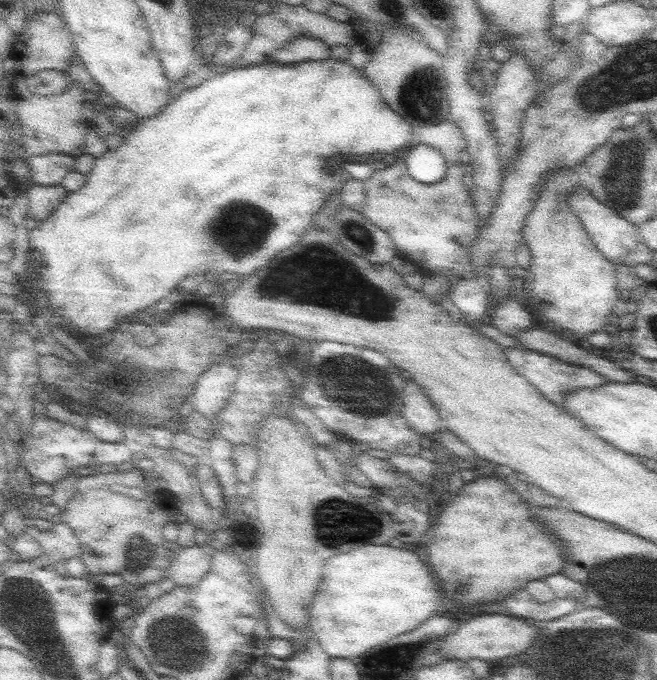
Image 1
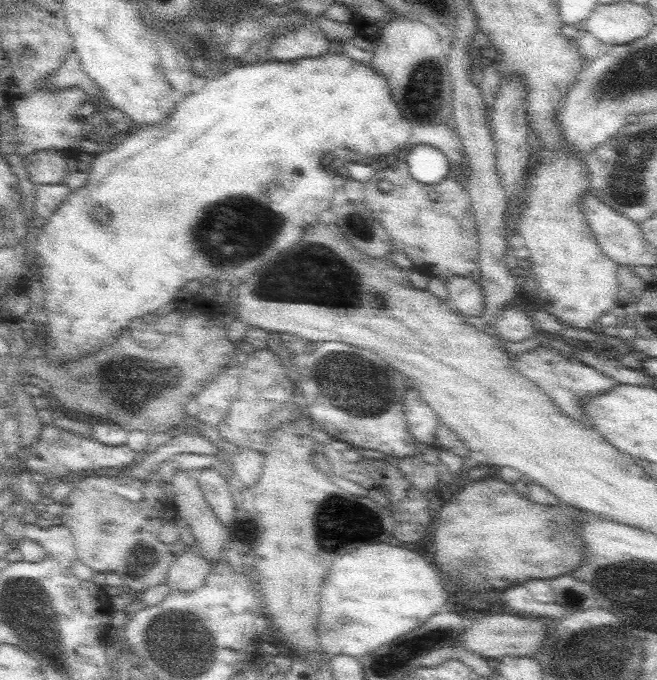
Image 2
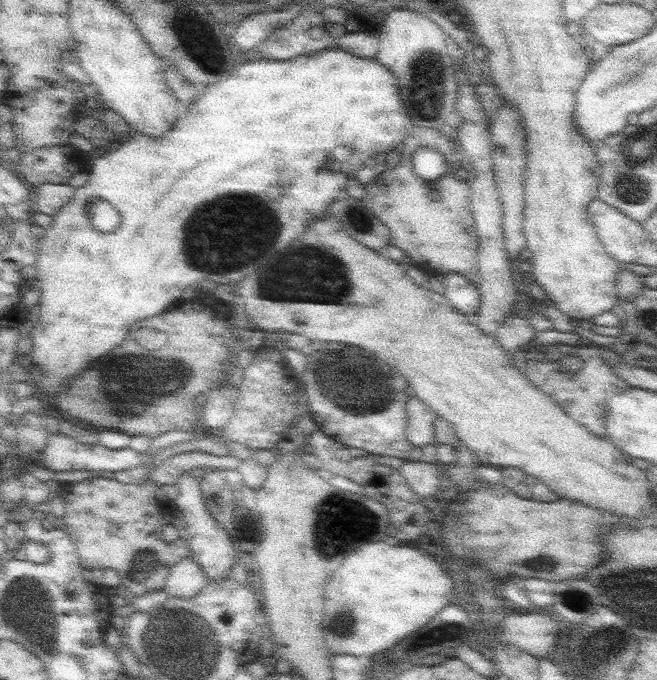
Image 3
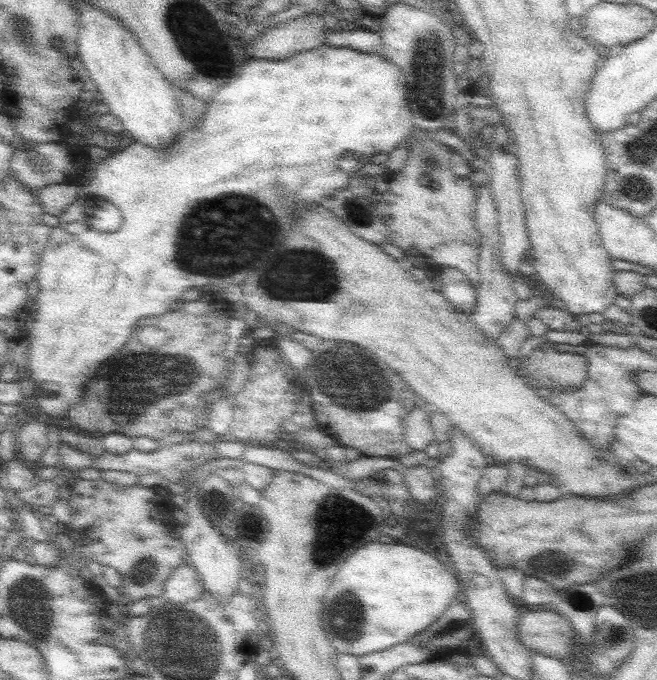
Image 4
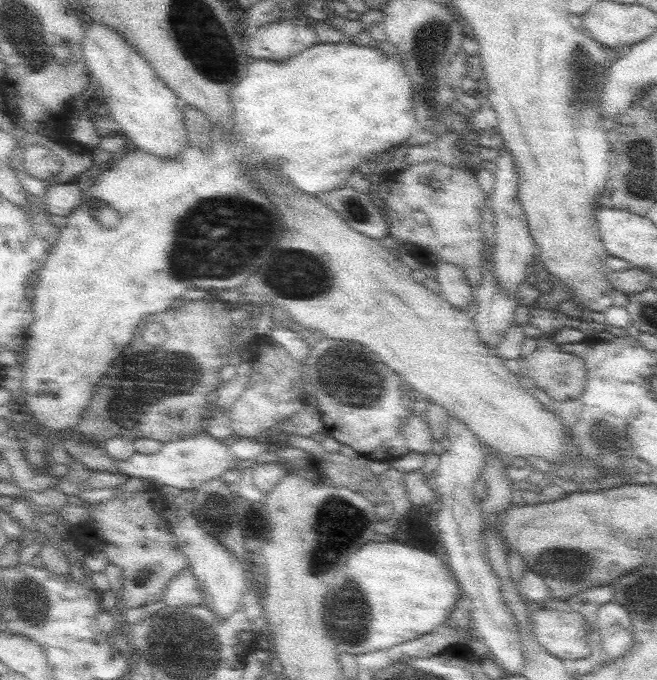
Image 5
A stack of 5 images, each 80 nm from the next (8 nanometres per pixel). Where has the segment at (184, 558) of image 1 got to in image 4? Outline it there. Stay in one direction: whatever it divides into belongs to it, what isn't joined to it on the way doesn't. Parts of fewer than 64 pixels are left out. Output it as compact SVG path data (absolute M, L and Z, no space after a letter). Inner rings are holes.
M189 561L174 570L165 586L165 596L174 606L184 606L196 601L203 592L200 574Z

